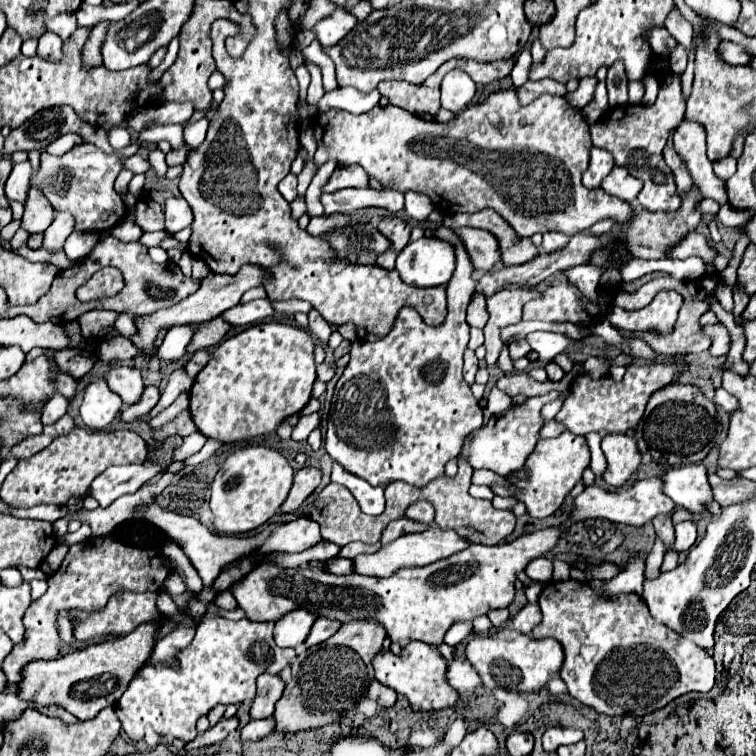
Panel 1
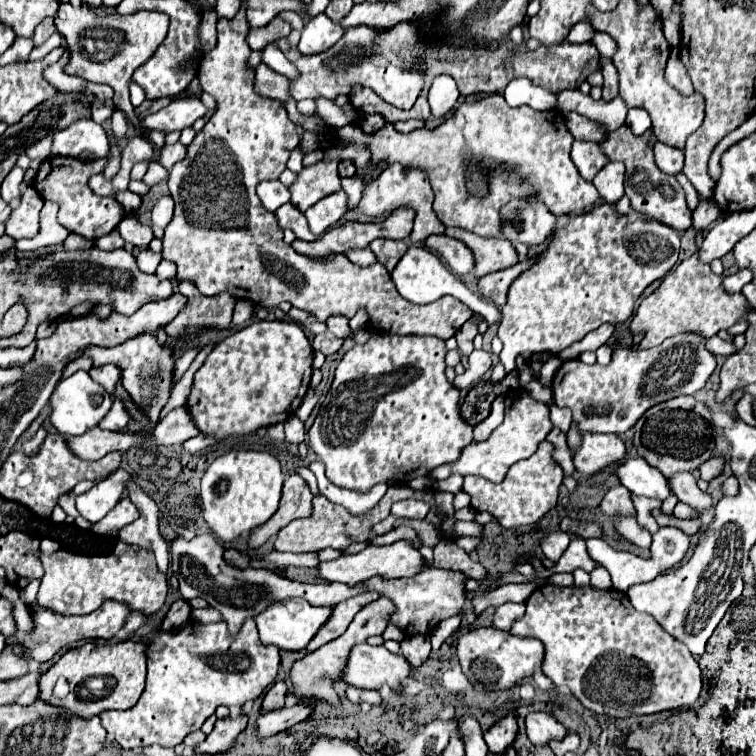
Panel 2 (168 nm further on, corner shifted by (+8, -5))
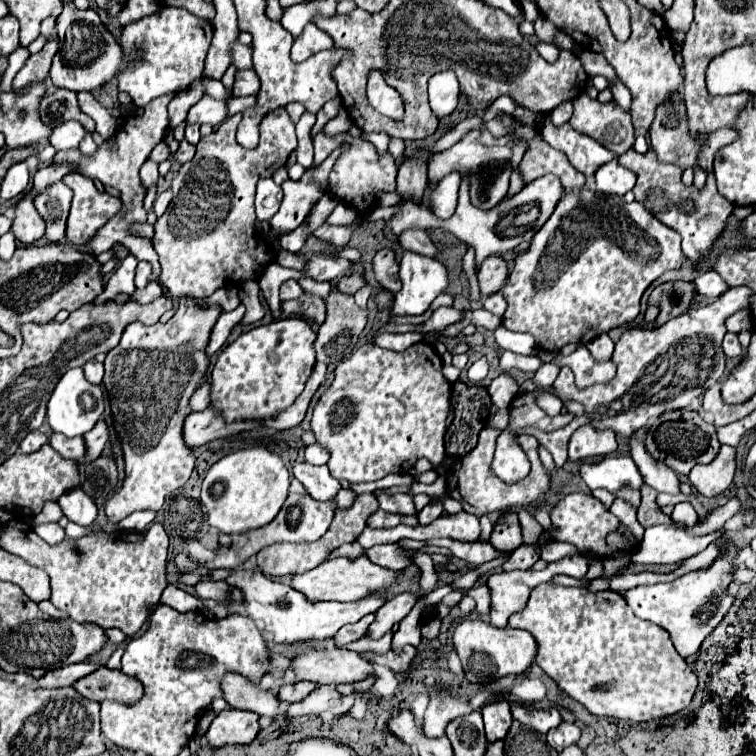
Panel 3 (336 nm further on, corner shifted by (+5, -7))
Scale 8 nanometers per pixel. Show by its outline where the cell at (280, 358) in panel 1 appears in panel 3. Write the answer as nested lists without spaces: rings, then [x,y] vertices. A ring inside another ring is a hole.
[[[284,318],[274,320],[264,326],[256,326],[244,334],[240,334],[232,344],[228,344],[212,370],[210,376],[210,406],[220,412],[226,422],[240,422],[240,420],[268,420],[284,412],[294,400],[302,394],[306,380],[314,368],[314,340],[316,334],[310,324],[302,318]]]

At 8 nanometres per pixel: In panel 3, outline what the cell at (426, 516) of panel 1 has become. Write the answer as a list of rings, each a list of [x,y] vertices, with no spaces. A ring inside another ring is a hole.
[[[378,494],[378,502],[380,508],[390,512],[390,514],[416,514],[416,506],[410,494],[394,494],[394,496],[386,496],[386,494]]]

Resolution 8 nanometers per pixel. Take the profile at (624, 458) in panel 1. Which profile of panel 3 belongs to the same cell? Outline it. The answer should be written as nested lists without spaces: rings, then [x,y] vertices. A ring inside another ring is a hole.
[[[590,424],[580,426],[572,438],[570,438],[570,448],[568,448],[568,458],[578,462],[578,460],[588,460],[596,456],[608,456],[618,450],[616,434],[610,430],[594,430]]]

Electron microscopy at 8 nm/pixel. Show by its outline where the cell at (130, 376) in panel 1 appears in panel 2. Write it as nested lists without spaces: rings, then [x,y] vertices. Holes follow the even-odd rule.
[[[105,364],[105,366],[93,366],[89,370],[89,376],[99,382],[109,394],[113,394],[115,384],[119,382],[119,370],[115,364]]]

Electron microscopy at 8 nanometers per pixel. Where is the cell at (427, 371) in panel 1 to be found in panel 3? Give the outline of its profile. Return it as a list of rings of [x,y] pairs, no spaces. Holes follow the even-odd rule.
[[[416,342],[404,352],[384,350],[376,344],[360,346],[350,358],[336,366],[334,382],[322,394],[314,408],[312,432],[316,442],[328,450],[328,468],[336,480],[348,480],[352,484],[374,482],[392,472],[408,474],[420,458],[428,458],[434,466],[450,468],[458,458],[450,458],[444,446],[448,404],[452,384],[442,374],[442,360],[434,352],[432,344]]]

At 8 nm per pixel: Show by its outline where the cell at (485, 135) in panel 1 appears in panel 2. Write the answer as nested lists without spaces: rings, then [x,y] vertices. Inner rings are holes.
[[[491,94],[485,96],[473,104],[461,104],[455,114],[451,118],[447,118],[441,126],[437,126],[435,130],[415,130],[411,134],[399,134],[395,132],[395,128],[391,124],[385,124],[381,130],[377,130],[375,134],[365,134],[357,124],[349,124],[341,130],[337,130],[337,134],[333,134],[333,140],[349,140],[351,144],[371,144],[371,162],[377,162],[379,158],[385,158],[389,164],[403,164],[403,166],[413,166],[413,168],[423,168],[431,180],[431,188],[435,192],[435,214],[437,218],[443,222],[443,226],[455,226],[455,228],[463,228],[467,232],[479,234],[479,236],[493,236],[499,238],[499,210],[503,204],[507,204],[509,200],[515,198],[527,198],[527,196],[535,196],[537,200],[541,198],[541,202],[547,204],[549,212],[553,216],[567,216],[567,214],[577,214],[577,212],[585,212],[589,208],[593,208],[599,200],[599,192],[595,190],[593,182],[587,182],[581,178],[581,174],[577,172],[575,164],[569,158],[569,150],[573,144],[573,136],[567,132],[565,128],[565,116],[561,118],[561,114],[557,110],[551,110],[551,118],[547,112],[537,112],[529,106],[521,106],[521,108],[509,108],[505,98],[501,94]],[[475,158],[483,158],[483,166],[485,168],[495,168],[499,164],[499,176],[491,176],[489,178],[489,194],[487,198],[473,198],[467,190],[465,190],[465,168],[469,162],[473,162]]]

